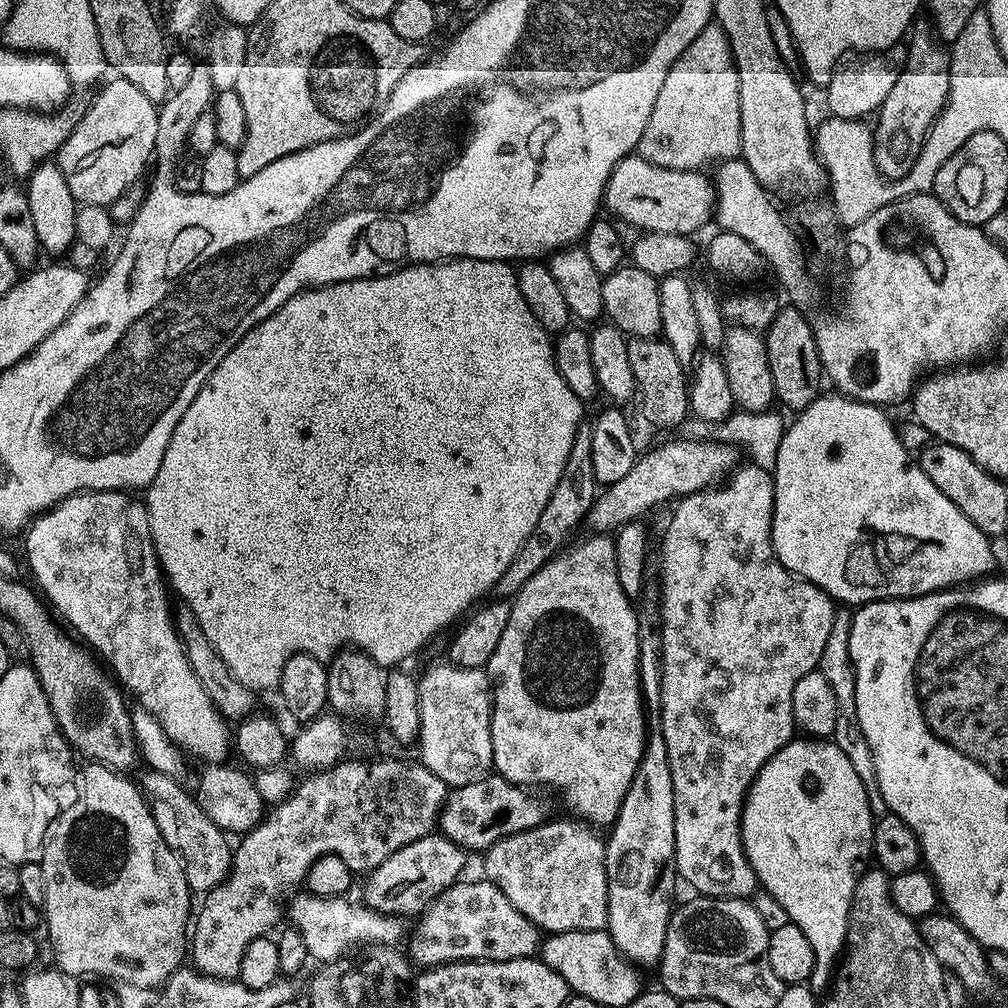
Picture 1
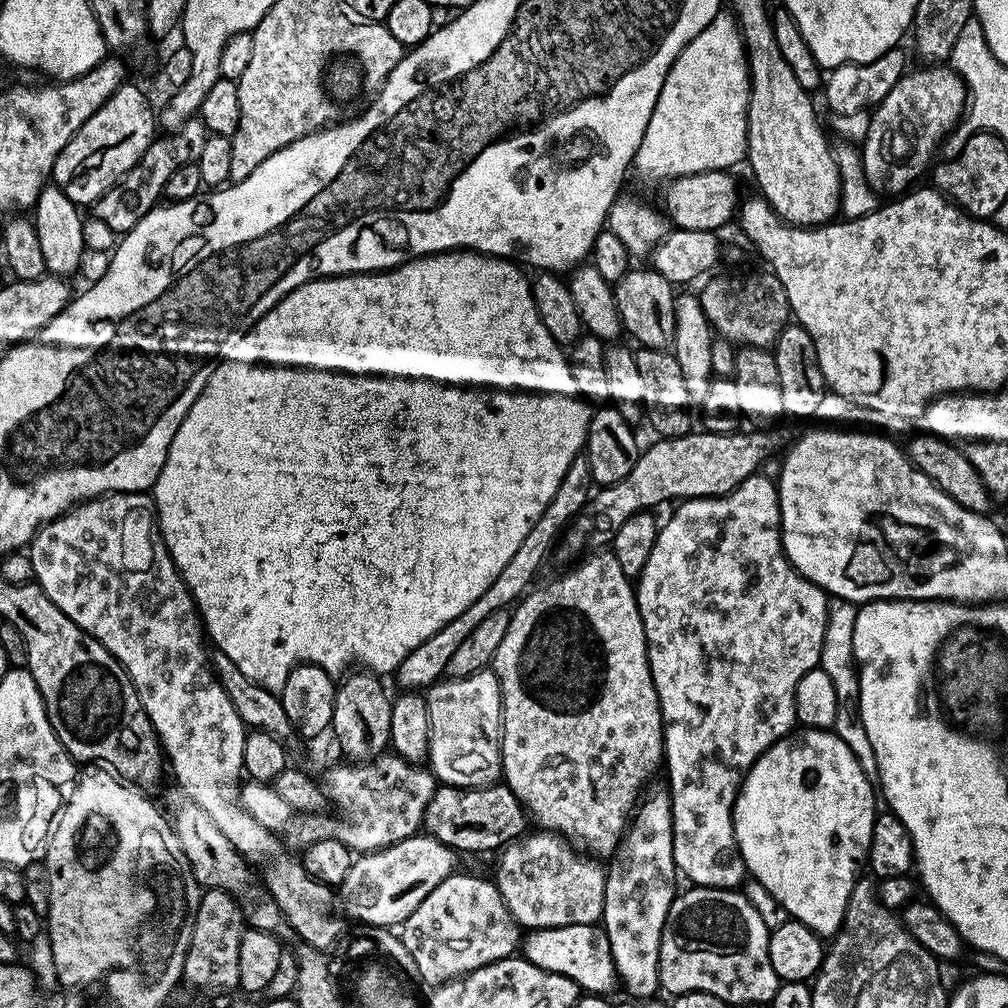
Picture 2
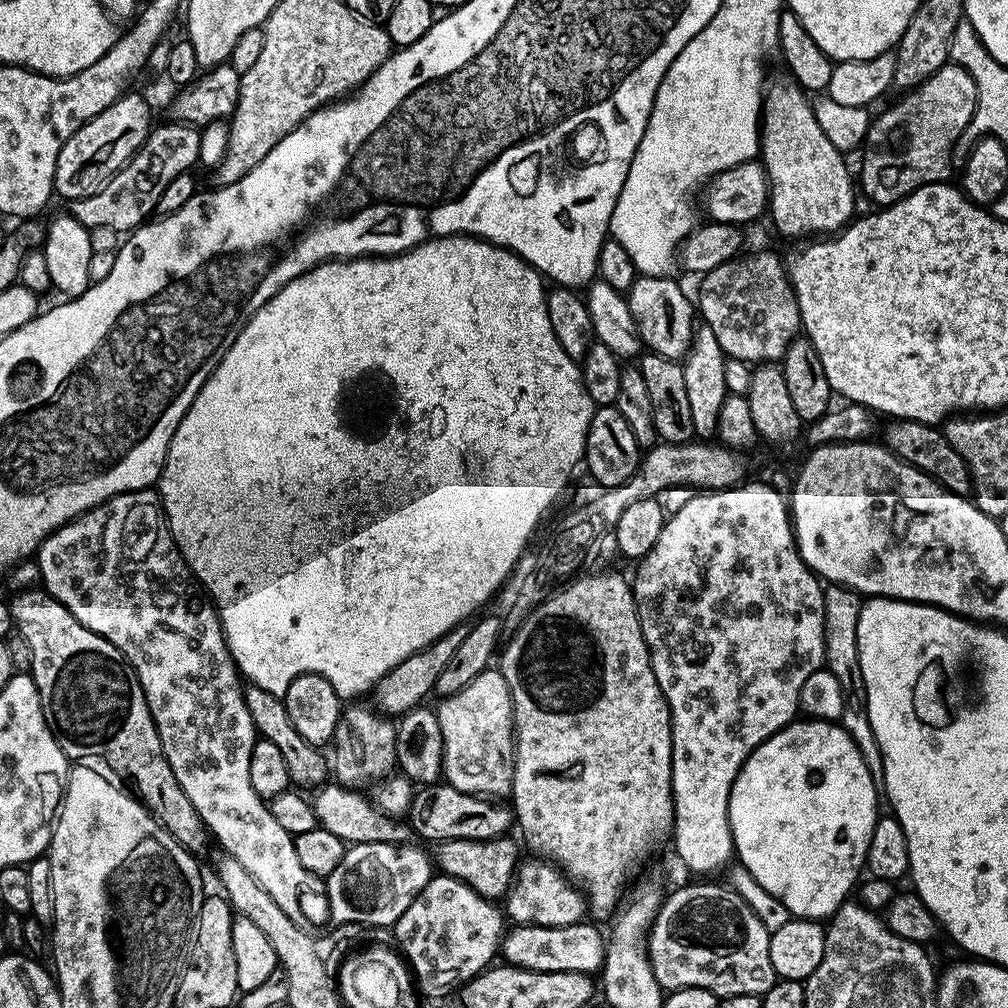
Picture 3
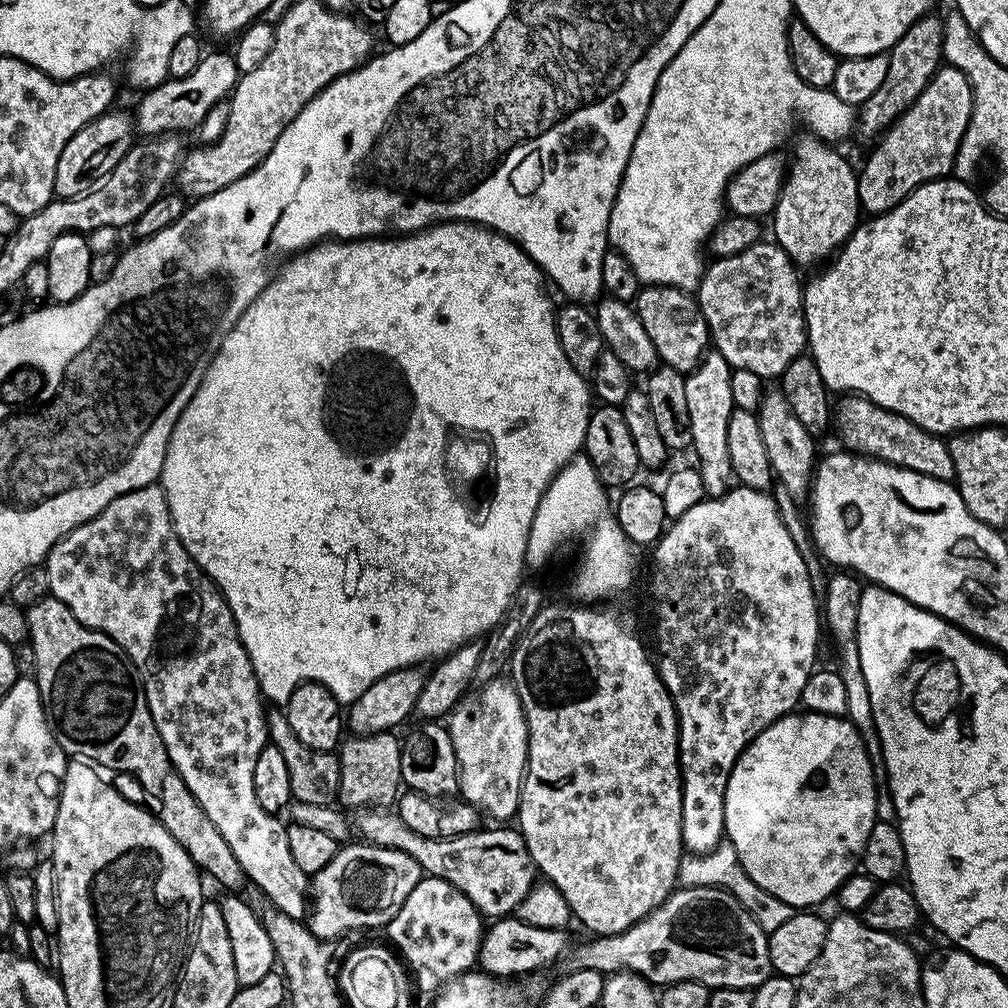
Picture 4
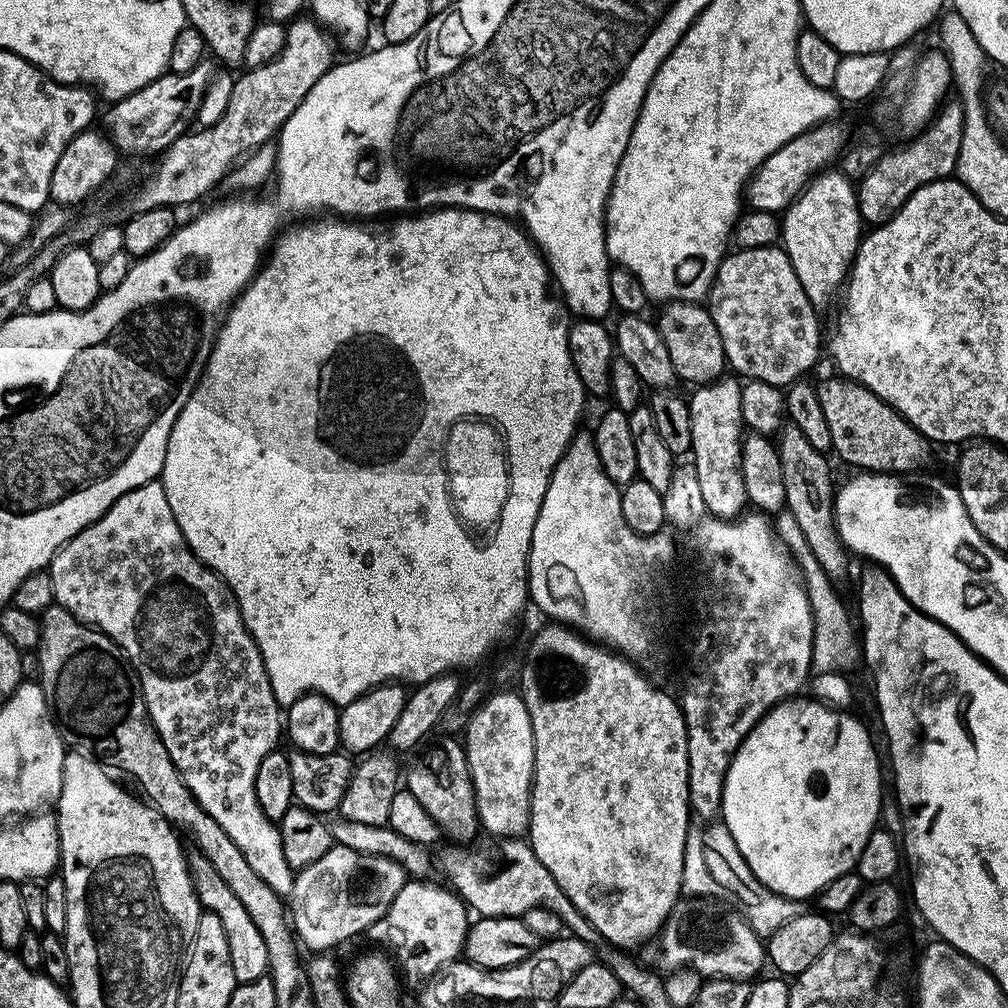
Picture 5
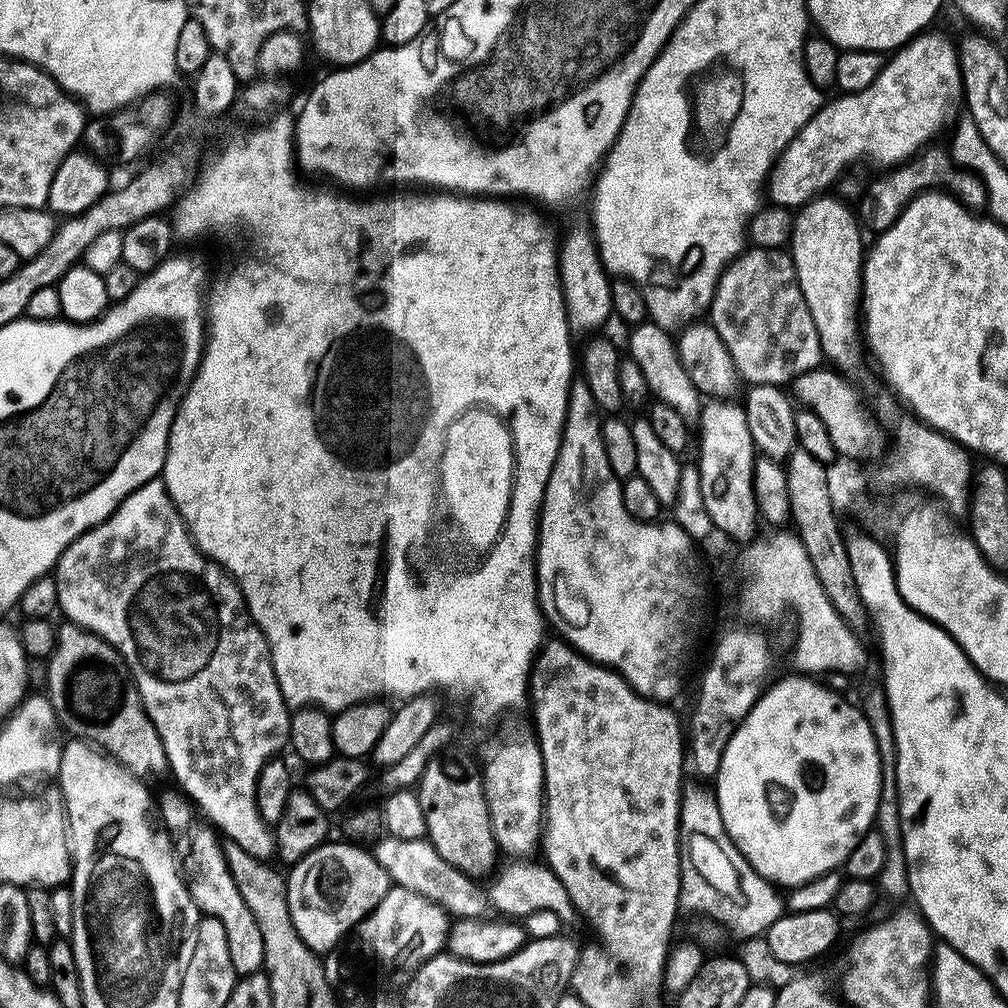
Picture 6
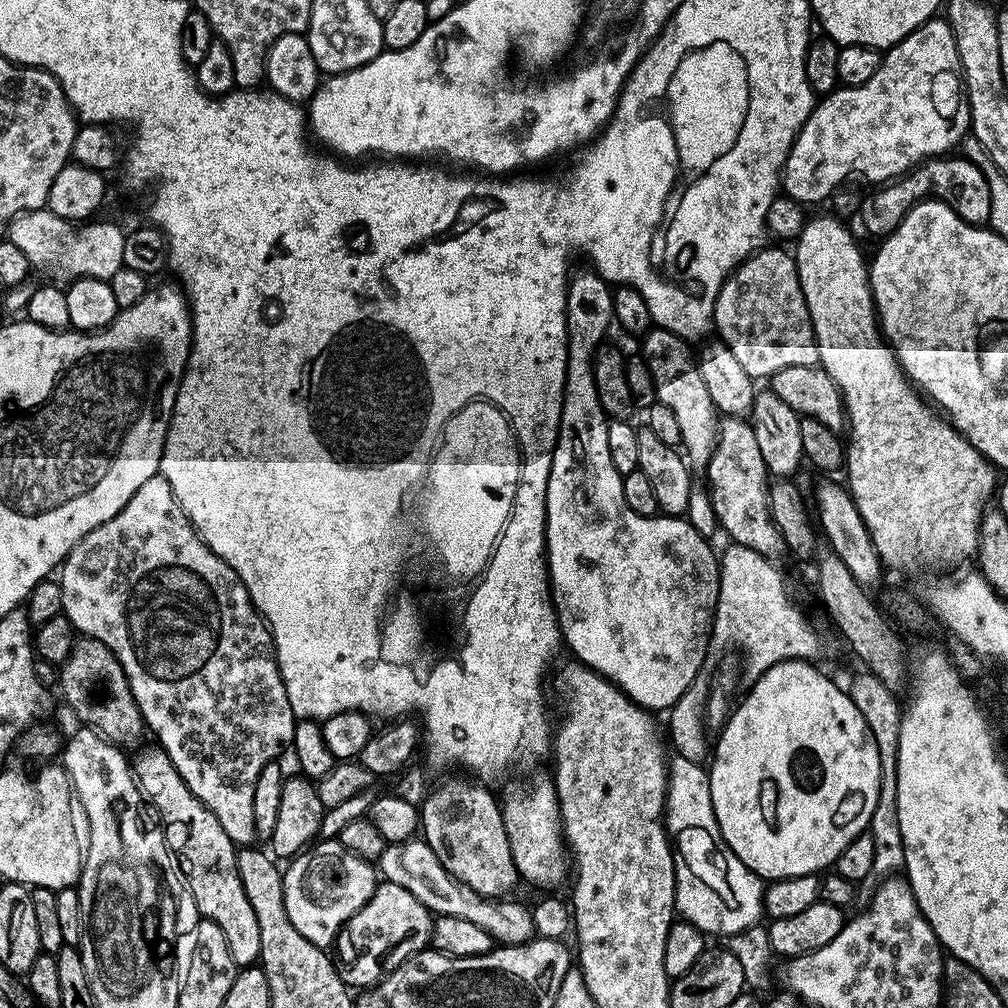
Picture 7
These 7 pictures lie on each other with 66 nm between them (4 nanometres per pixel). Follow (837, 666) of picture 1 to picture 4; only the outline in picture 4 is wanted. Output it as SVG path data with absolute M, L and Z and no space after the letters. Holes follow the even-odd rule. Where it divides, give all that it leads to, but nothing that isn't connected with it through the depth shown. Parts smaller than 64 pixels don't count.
M844 570L829 575L825 583L825 591L822 596L822 616L837 644L836 652L840 655L838 671L842 683L846 686L846 702L848 703L847 719L858 730L862 742L866 746L868 755L873 758L882 757L882 742L878 738L878 726L874 726L874 710L870 706L870 690L866 690L866 678L862 674L862 662L858 658L857 646L857 620L858 606L861 602L863 583L851 573Z

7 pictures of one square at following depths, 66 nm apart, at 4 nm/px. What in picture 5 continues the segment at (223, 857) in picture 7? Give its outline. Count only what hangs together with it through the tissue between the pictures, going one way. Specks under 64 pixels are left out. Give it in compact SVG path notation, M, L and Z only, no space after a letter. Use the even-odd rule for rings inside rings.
M193 851L187 861L188 873L192 876L192 885L196 888L196 897L200 900L201 909L218 914L218 918L222 918L222 930L226 930L226 942L230 942L230 966L234 966L237 985L267 976L266 942L262 939L258 926L254 926L250 914L246 914L246 906L238 902L237 896L230 891L230 886L226 886L226 882L218 878L218 870L210 866L210 862L201 852Z

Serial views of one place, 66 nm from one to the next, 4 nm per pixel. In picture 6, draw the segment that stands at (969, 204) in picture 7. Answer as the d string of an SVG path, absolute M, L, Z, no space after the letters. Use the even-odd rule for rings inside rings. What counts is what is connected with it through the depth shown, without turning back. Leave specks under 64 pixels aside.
M929 146L911 160L881 171L877 180L876 177L869 179L868 189L858 201L858 219L867 231L869 228L872 234L879 234L894 226L894 222L898 222L898 218L906 210L906 206L910 206L912 199L929 190L947 190L961 204L973 210L983 209L987 205L988 195L979 176L975 172L961 170L953 164L947 147L936 147Z

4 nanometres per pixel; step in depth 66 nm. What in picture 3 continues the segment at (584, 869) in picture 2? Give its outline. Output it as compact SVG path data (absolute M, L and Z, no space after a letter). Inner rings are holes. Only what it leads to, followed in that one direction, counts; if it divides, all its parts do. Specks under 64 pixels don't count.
M532 858L519 865L512 887L506 897L506 916L513 925L537 924L538 926L570 926L579 924L586 916L586 897L557 865L544 858Z

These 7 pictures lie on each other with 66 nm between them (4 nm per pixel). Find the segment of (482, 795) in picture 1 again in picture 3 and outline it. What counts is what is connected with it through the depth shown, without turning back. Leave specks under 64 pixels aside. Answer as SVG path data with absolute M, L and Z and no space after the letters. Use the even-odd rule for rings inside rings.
M437 782L431 786L424 786L419 789L413 795L412 798L412 806L408 809L407 819L410 821L410 828L413 833L416 832L418 835L421 836L424 840L436 840L435 842L443 842L446 840L493 840L494 838L498 838L499 836L505 835L509 830L508 827L513 827L514 824L514 813L509 807L507 803L504 802L497 802L495 799L492 798L485 798L482 796L472 796L469 792L463 792L462 790L458 790L454 786L450 786L446 782Z

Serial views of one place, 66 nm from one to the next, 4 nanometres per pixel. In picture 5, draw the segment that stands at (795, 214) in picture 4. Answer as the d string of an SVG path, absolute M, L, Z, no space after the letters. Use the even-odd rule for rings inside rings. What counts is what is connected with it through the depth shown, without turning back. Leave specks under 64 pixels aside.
M825 170L809 180L796 201L784 209L780 221L782 247L790 258L790 266L794 266L794 274L798 274L798 282L802 282L802 290L806 290L806 298L810 298L817 310L824 310L835 296L837 299L842 285L847 281L852 260L856 257L856 251L860 249L860 228L862 229L862 221L856 201L856 188L853 181L844 177L839 170Z

